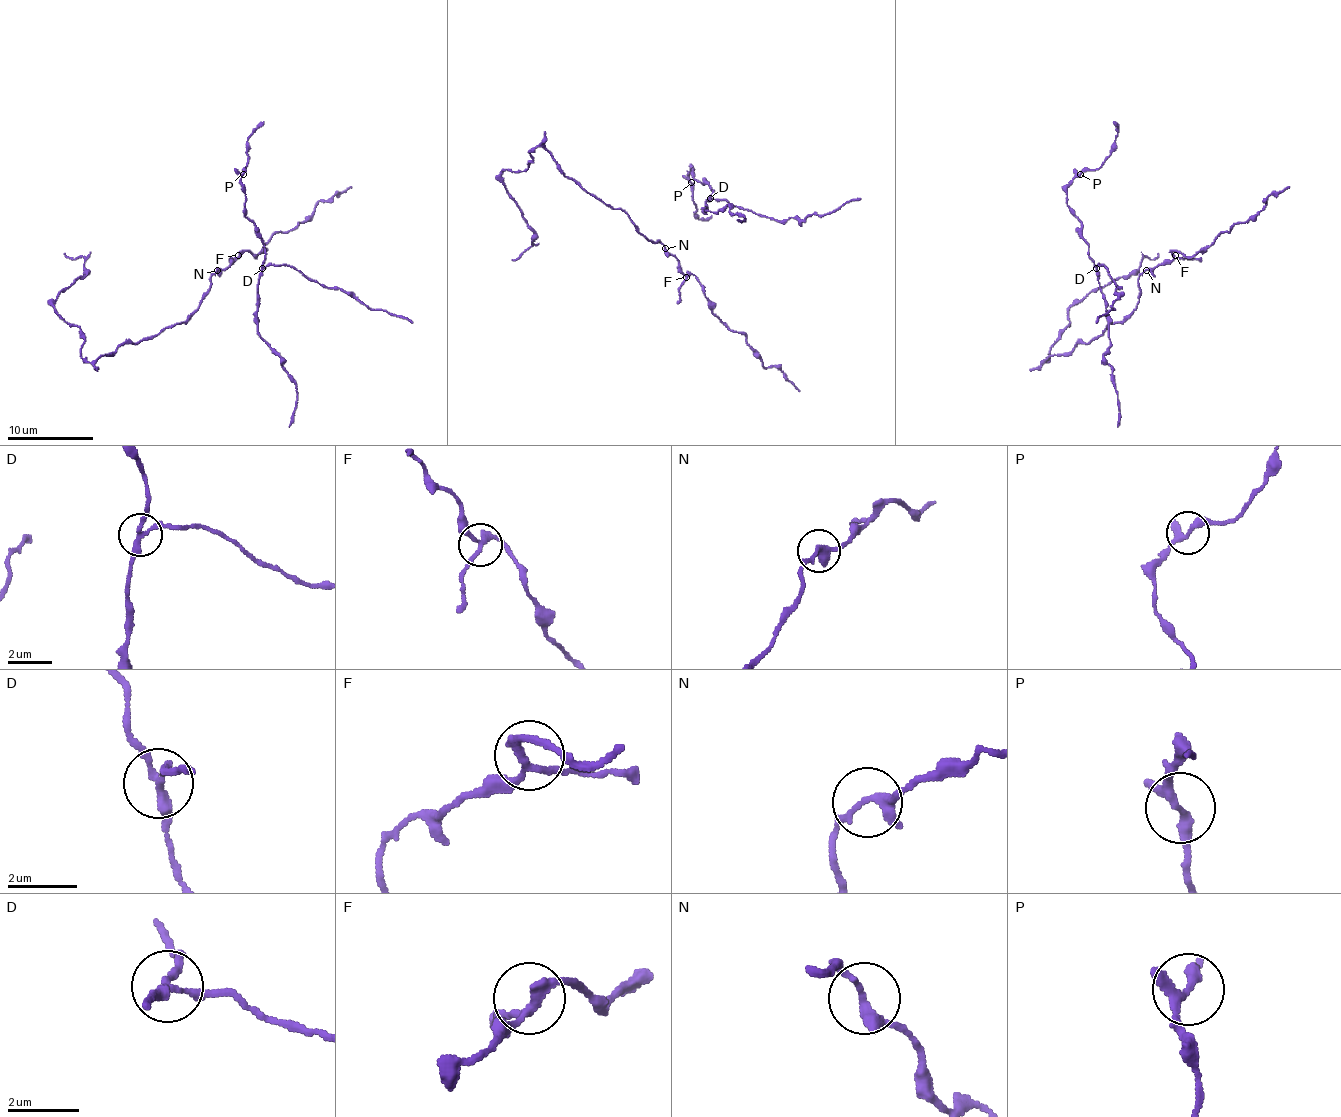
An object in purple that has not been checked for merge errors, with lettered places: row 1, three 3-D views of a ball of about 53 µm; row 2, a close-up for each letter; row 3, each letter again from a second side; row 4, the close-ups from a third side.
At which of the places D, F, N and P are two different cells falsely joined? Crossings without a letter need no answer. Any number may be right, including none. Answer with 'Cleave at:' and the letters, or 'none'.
Cleave at: D

